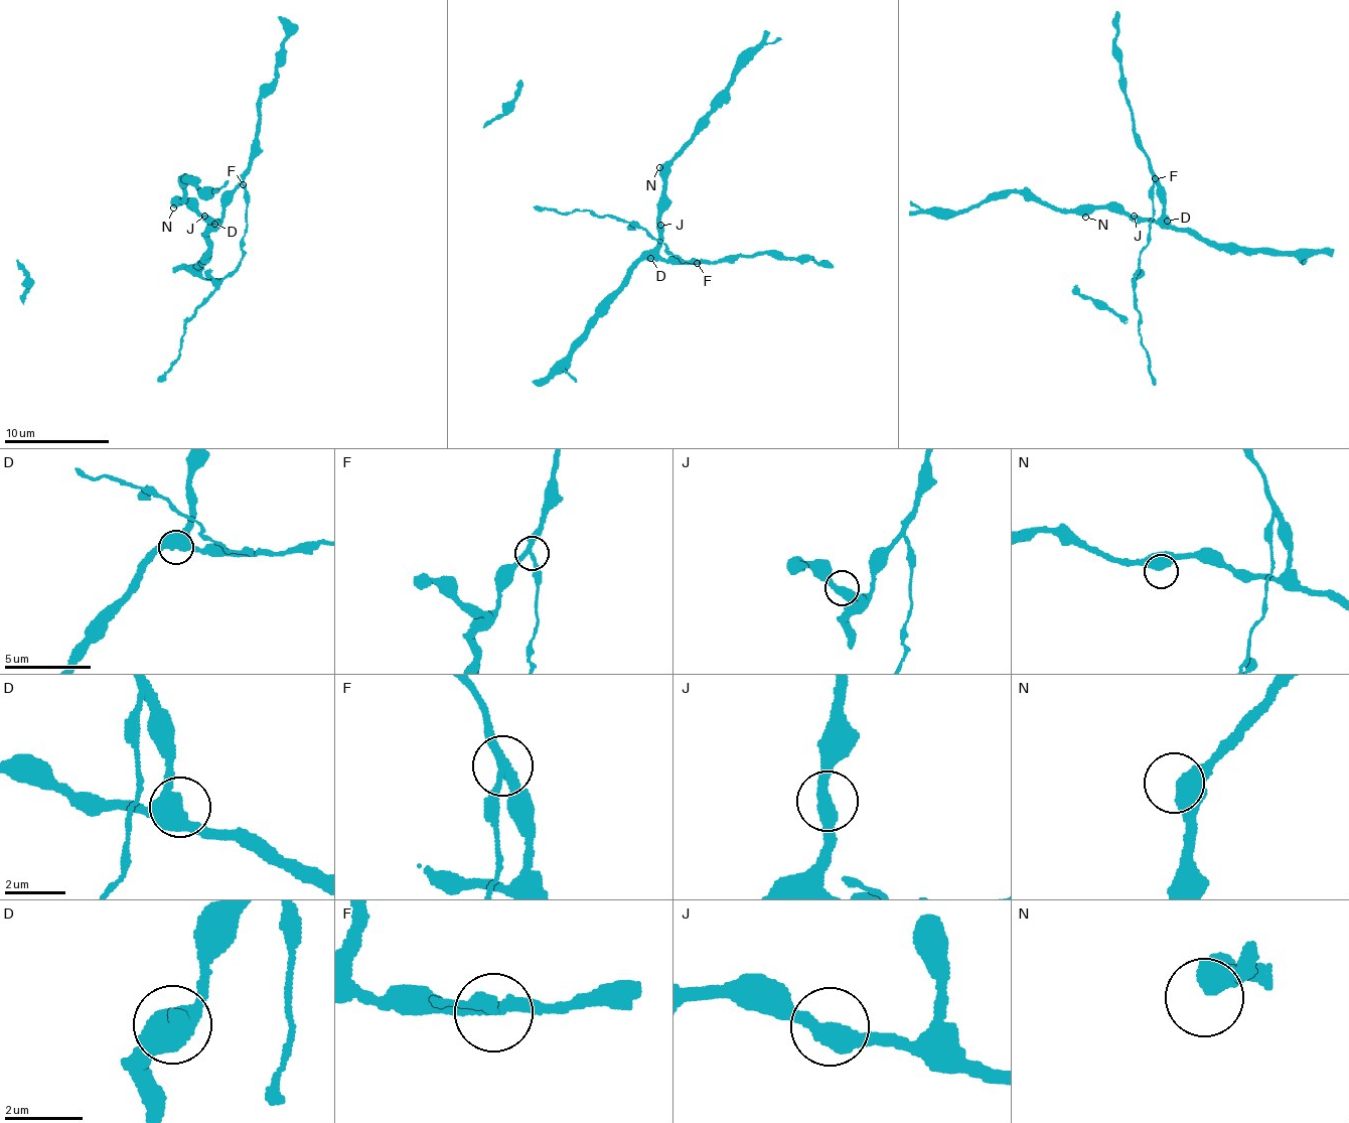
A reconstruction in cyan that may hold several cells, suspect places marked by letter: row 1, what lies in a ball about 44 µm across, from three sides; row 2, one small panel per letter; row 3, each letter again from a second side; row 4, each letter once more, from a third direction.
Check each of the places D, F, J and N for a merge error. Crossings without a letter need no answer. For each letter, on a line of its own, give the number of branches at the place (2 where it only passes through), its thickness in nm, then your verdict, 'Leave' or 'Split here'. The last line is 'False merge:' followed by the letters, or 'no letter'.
D: Branches: 3. Thickness 440 nm. Leave
F: Branches: 3. Thickness 240 nm. Split here
J: Branches: 2. Thickness 400 nm. Leave
N: Branches: 2. Thickness 500 nm. Leave
False merge: F

